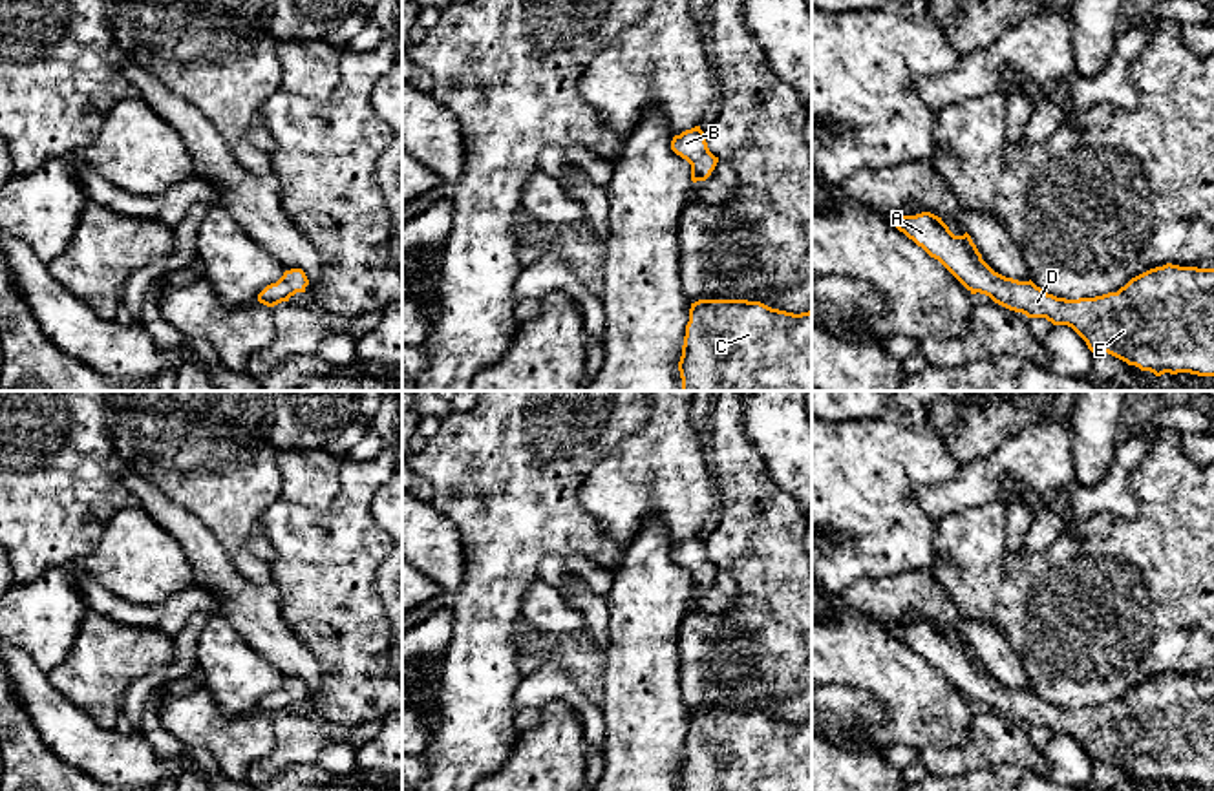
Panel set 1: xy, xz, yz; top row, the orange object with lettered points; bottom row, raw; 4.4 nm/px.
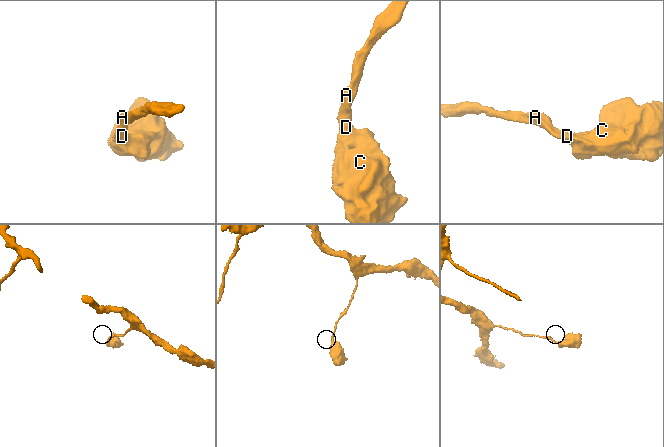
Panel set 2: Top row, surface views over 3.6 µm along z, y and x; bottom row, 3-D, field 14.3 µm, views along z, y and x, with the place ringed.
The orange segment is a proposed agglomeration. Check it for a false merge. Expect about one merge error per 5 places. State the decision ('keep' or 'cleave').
keep

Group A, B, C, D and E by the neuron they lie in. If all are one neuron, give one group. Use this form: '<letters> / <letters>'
A B C D E

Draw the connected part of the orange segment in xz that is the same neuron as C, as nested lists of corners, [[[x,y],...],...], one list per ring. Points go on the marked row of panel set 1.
[[[698,300],[678,362],[680,391],[812,391],[812,311],[793,314],[748,300]]]

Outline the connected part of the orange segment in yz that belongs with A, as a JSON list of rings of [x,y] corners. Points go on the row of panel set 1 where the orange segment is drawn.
[[[931,212],[898,217],[892,227],[938,259],[971,294],[985,294],[1028,318],[1068,325],[1092,353],[1108,353],[1155,376],[1214,376],[1214,269],[1166,263],[1132,278],[1117,292],[1066,300],[1031,279],[995,272],[967,232],[954,236]]]

